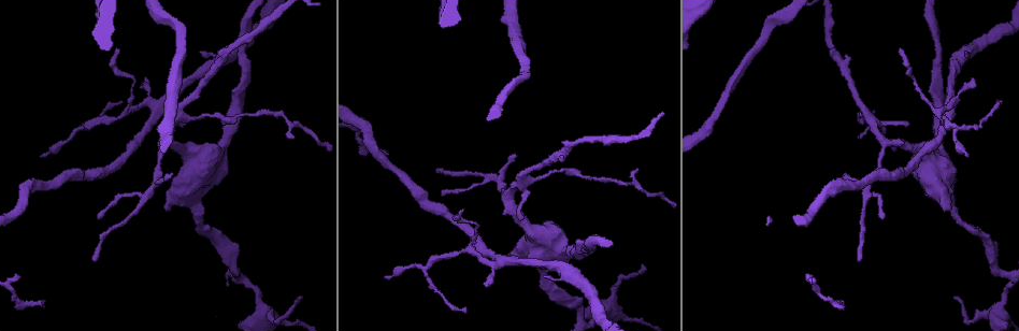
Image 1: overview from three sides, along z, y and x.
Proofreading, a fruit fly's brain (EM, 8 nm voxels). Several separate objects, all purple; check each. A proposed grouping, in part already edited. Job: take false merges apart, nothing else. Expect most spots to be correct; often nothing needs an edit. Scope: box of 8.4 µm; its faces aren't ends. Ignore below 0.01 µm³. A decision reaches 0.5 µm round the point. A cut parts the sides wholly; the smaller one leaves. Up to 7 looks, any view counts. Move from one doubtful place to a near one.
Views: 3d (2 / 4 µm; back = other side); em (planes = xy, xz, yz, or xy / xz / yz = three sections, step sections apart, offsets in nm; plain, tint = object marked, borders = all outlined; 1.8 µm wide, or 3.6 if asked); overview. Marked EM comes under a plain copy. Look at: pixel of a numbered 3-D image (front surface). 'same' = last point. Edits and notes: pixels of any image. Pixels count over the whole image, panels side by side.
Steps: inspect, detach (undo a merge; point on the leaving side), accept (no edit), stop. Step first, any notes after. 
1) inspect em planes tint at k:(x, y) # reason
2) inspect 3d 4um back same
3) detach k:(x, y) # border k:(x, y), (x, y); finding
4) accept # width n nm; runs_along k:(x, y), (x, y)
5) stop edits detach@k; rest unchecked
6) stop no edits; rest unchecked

inspect em planes tint at 1:(522, 176)

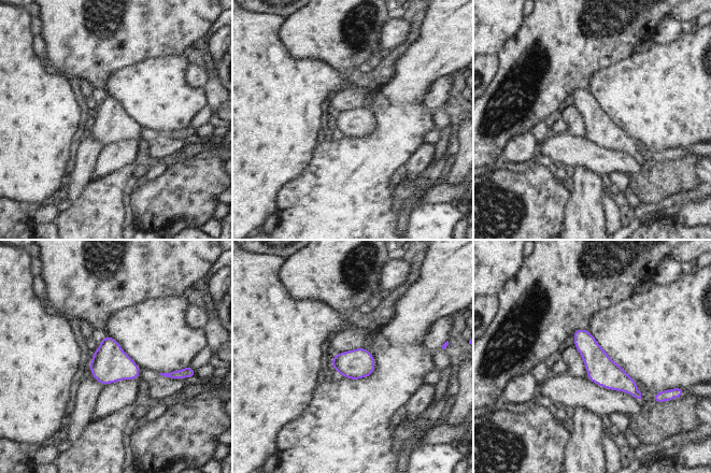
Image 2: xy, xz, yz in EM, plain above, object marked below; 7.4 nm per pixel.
accept # width 220 nm; runs_along 2:(579, 331), (588, 348), (638, 395); one neuron here

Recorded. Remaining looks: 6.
inspect em xz step 8 tint at 1:(160, 108) # sudden change in width

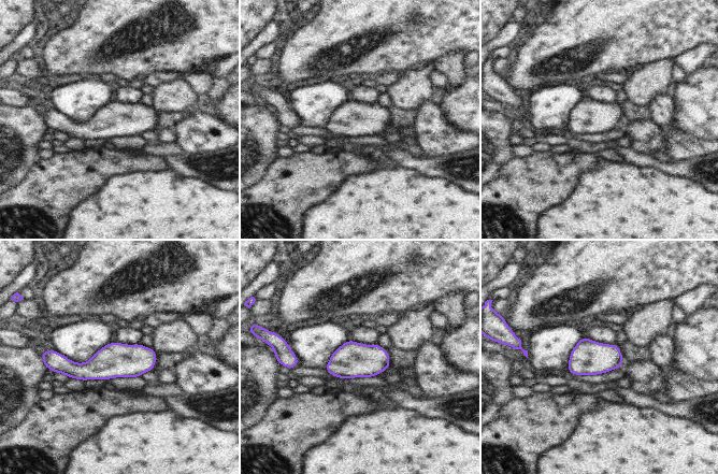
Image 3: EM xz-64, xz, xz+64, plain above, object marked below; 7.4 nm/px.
inspect em planes tint same

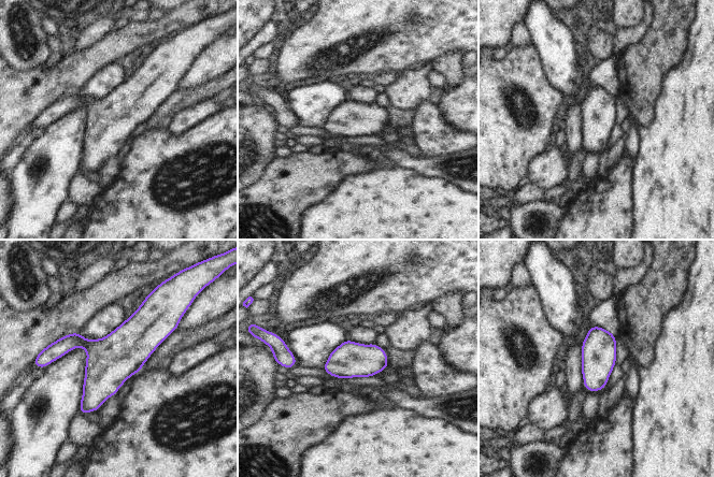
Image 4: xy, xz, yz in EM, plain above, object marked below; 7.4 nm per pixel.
accept # runs_along 4:(172, 327), (53, 355); all the same neuron

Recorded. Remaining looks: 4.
inspect em xy step 16 tint at 1:(83, 125) # abrupt turn

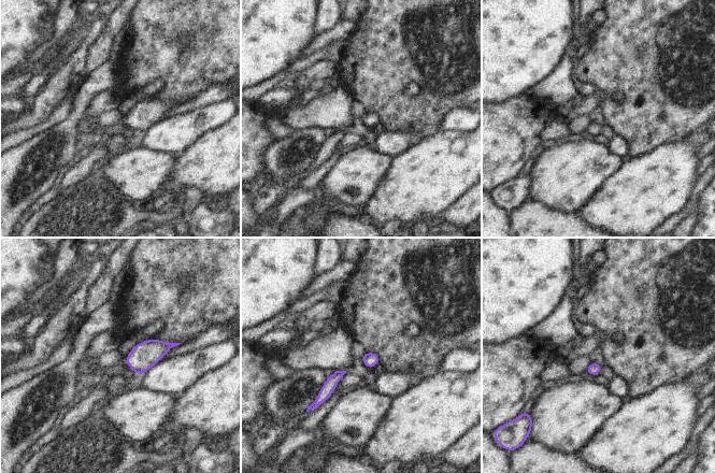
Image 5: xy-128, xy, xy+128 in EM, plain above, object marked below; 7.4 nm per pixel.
accept # one neuron here

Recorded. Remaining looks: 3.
stop no edits; rest unchecked

